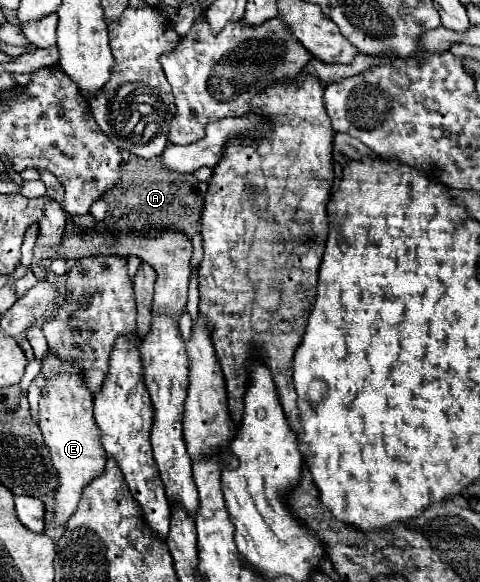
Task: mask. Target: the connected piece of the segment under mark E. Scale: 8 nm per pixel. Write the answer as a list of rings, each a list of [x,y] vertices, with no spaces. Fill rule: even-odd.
[[[47,351],[41,361],[41,373],[45,377],[45,389],[41,391],[41,411],[37,421],[59,473],[59,489],[55,491],[55,523],[65,525],[79,505],[83,487],[103,473],[107,455],[99,443],[99,429],[95,427],[93,417],[93,395],[85,387],[83,369],[77,363],[61,361],[53,351]]]

